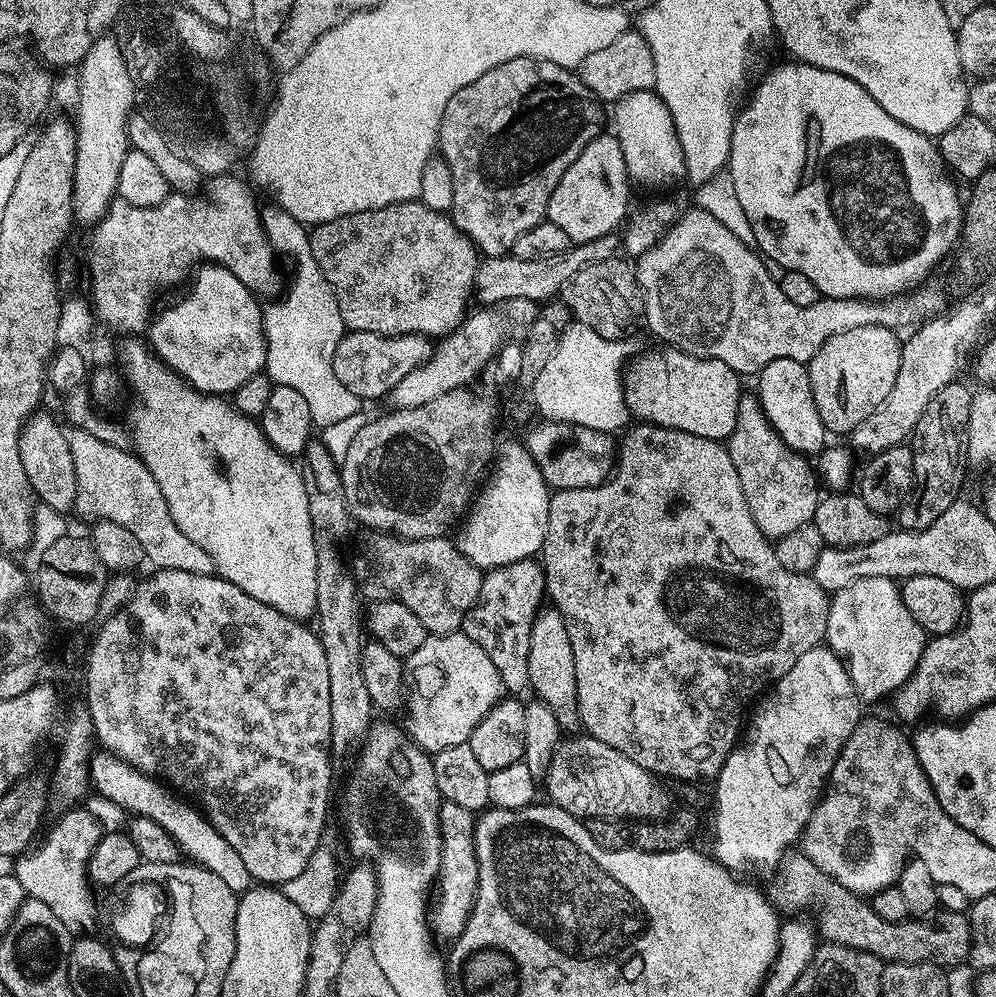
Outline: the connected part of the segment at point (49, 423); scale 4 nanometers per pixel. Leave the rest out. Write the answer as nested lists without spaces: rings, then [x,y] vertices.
[[[44,411],[33,412],[24,423],[24,428],[20,431],[18,454],[35,499],[43,507],[54,510],[57,514],[68,514],[68,511],[73,511],[76,503],[74,458],[70,458],[70,446],[65,429],[60,429],[59,422]]]

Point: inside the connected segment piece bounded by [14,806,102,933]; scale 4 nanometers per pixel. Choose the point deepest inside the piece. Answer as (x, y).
(55, 872)

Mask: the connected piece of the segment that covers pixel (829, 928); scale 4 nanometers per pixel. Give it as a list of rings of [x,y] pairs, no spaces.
[[[800,850],[787,853],[779,872],[780,889],[777,890],[776,896],[774,895],[775,907],[781,913],[800,914],[798,912],[809,904],[813,914],[816,915],[815,923],[818,925],[819,935],[827,943],[857,948],[860,952],[869,952],[877,956],[879,960],[893,964],[943,962],[948,965],[956,964],[959,960],[962,962],[968,960],[968,952],[972,948],[972,931],[968,925],[967,915],[963,912],[940,910],[935,914],[925,915],[923,918],[888,922],[886,918],[874,914],[871,903],[865,897],[846,890],[837,880],[831,880],[825,875],[819,877],[820,885],[813,890],[812,897],[807,900],[804,897],[804,891],[807,890],[808,883],[812,879],[817,879],[818,873],[816,867],[810,862],[810,858]]]

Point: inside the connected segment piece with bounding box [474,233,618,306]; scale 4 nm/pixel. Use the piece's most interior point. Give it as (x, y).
(499, 279)

